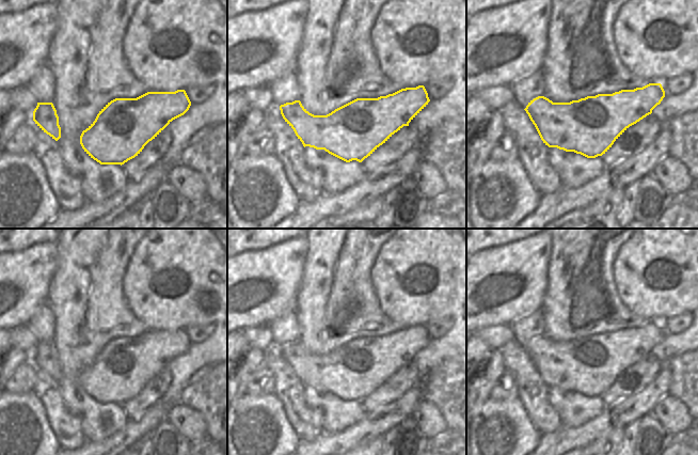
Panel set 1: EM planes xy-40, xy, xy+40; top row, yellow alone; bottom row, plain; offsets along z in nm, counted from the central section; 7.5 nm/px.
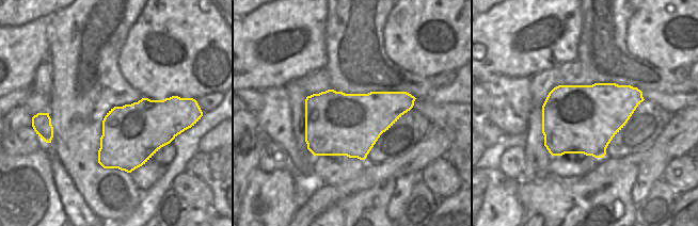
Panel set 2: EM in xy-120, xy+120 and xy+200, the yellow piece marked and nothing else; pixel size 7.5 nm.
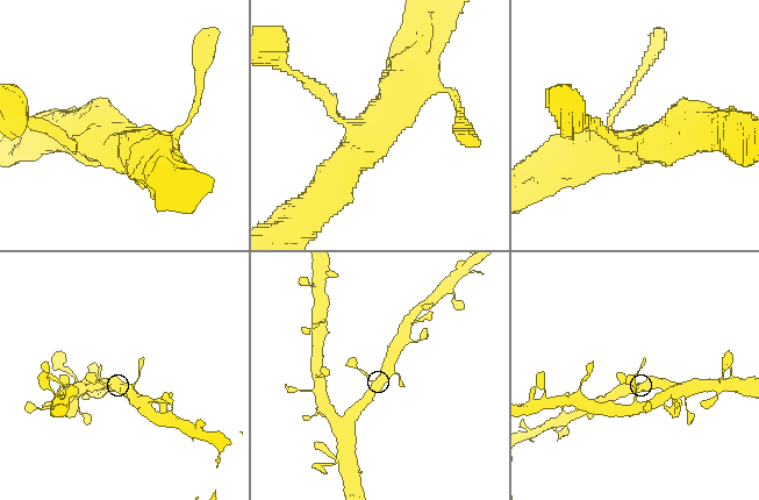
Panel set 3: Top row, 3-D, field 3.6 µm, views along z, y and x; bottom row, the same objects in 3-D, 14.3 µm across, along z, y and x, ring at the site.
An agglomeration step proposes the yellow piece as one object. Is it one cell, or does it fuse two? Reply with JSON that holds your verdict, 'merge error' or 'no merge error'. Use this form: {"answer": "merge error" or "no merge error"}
{"answer": "no merge error"}

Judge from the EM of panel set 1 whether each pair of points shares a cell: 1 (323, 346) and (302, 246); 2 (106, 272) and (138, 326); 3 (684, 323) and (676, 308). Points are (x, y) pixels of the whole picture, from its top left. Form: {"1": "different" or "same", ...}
{"1": "different", "2": "same", "3": "different"}

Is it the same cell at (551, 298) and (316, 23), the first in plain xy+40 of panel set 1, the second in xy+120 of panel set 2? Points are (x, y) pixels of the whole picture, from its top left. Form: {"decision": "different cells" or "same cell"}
{"decision": "different cells"}

